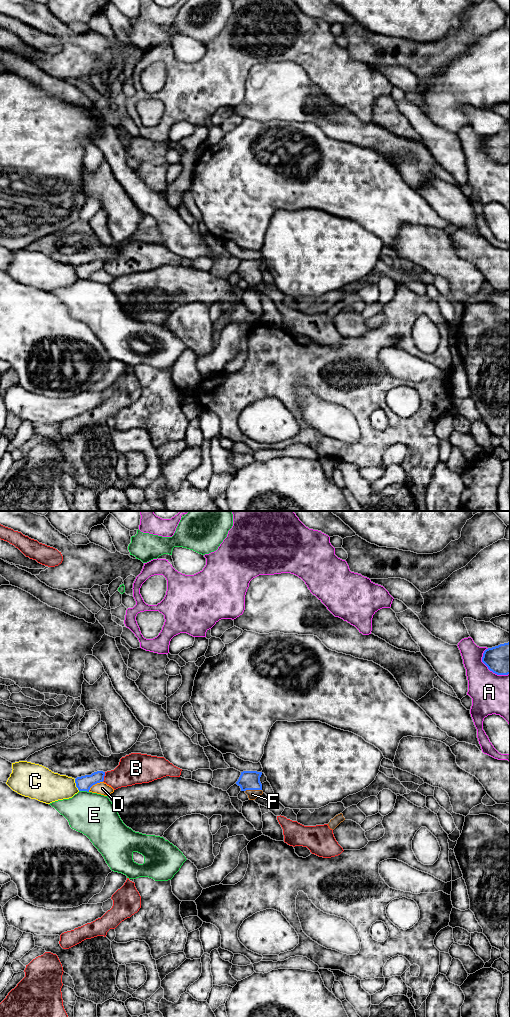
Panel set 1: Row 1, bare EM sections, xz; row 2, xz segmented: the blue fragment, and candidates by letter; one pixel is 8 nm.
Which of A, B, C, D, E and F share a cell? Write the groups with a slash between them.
A / B / C / D / E / F

